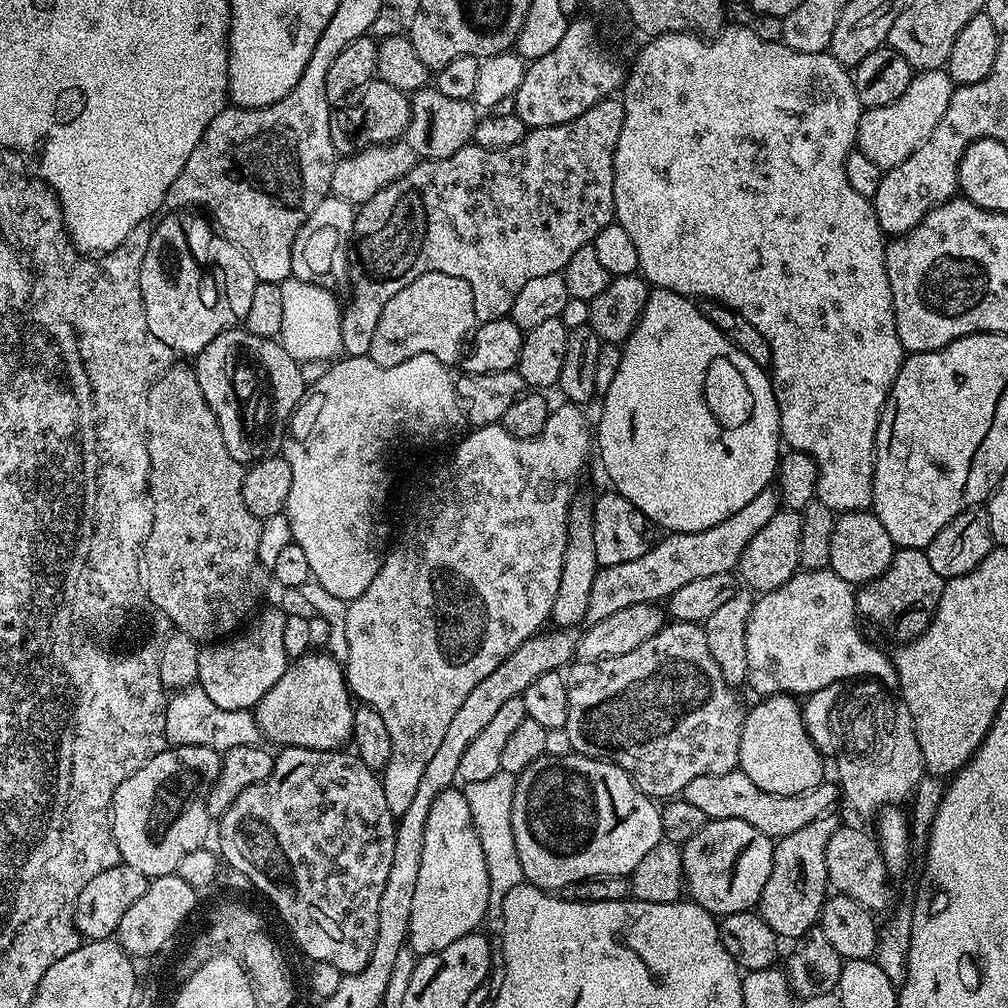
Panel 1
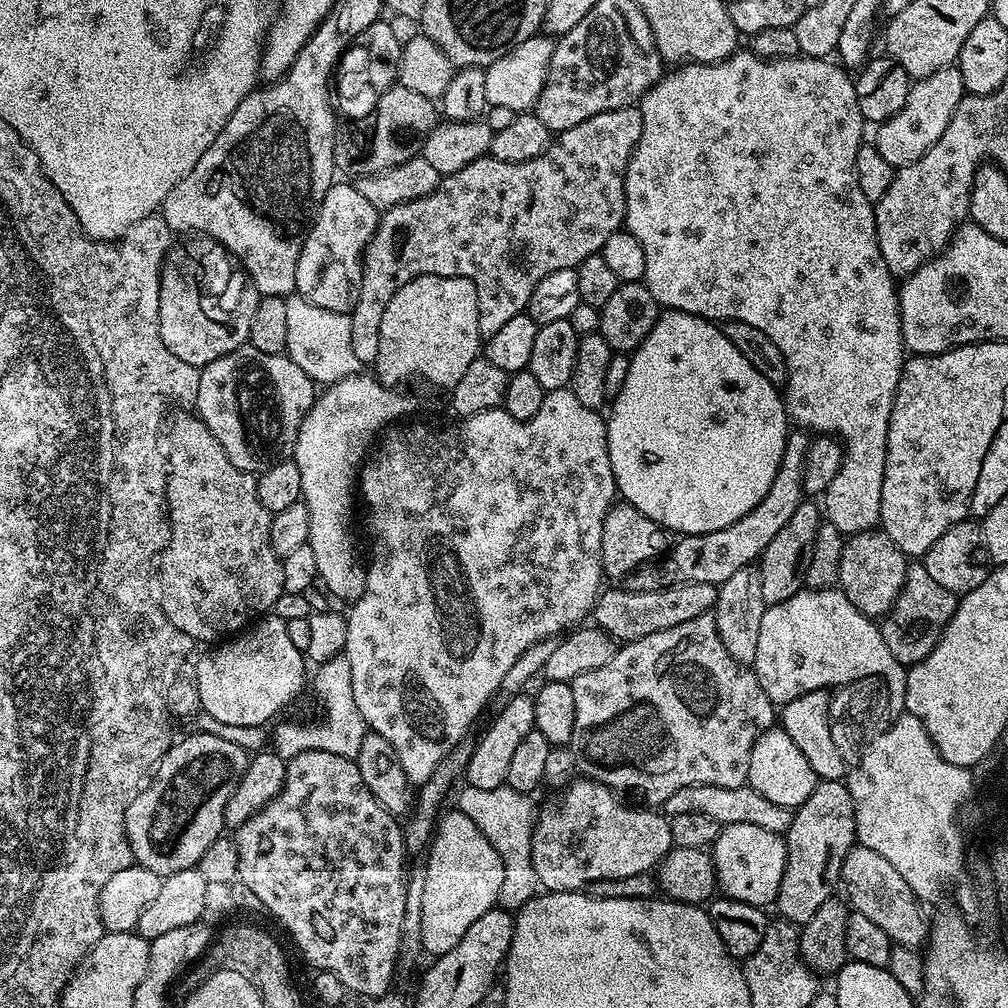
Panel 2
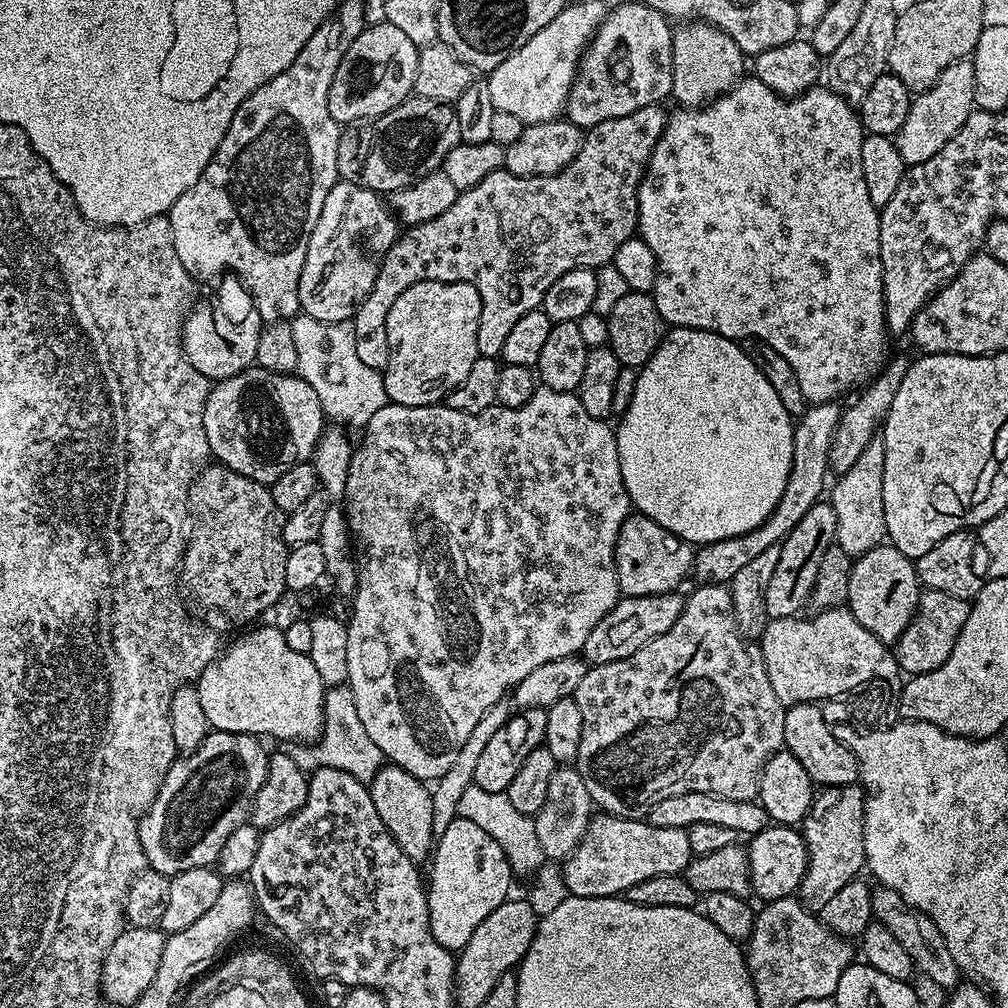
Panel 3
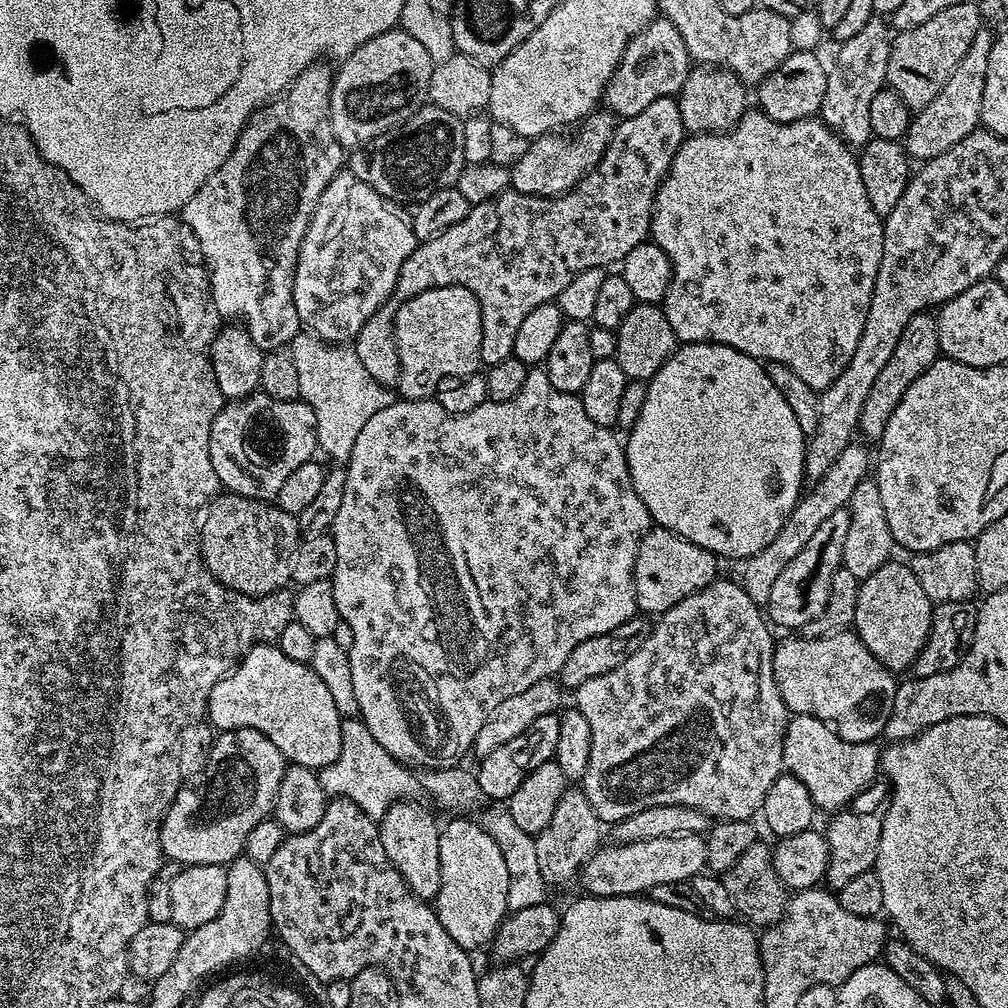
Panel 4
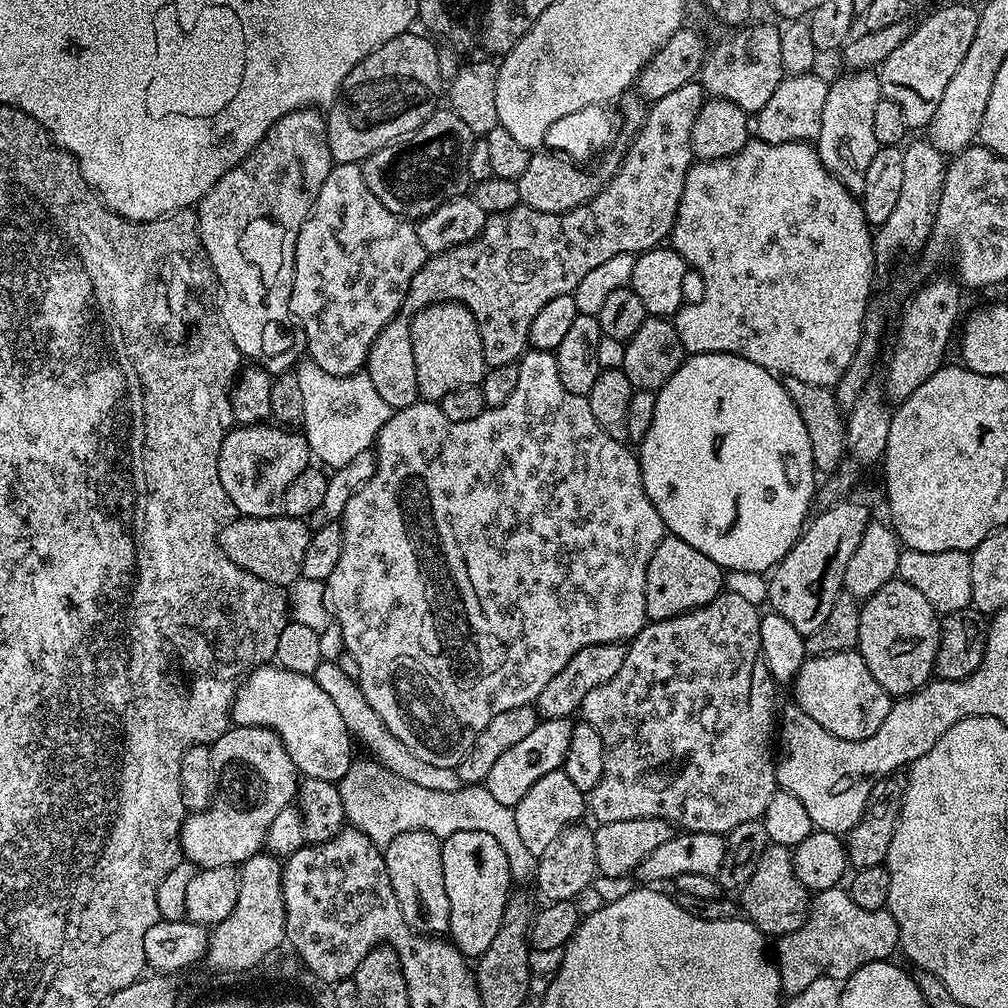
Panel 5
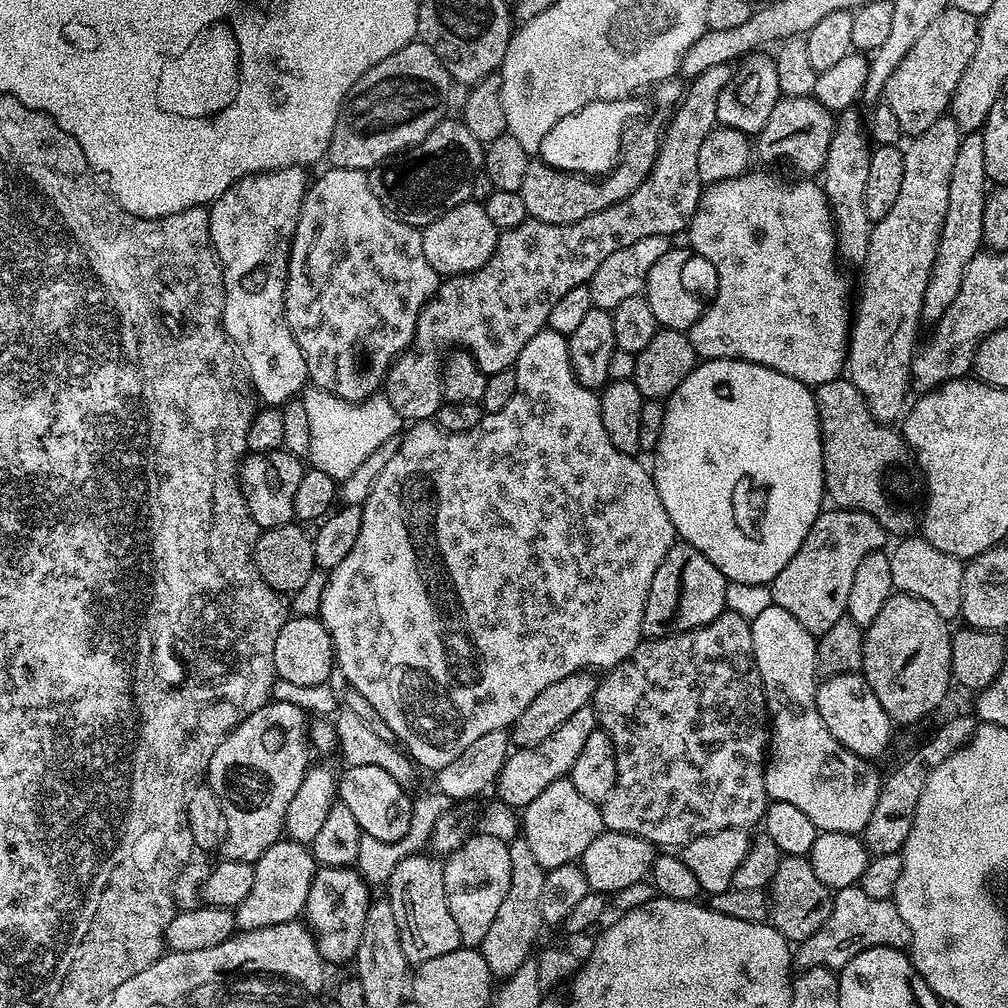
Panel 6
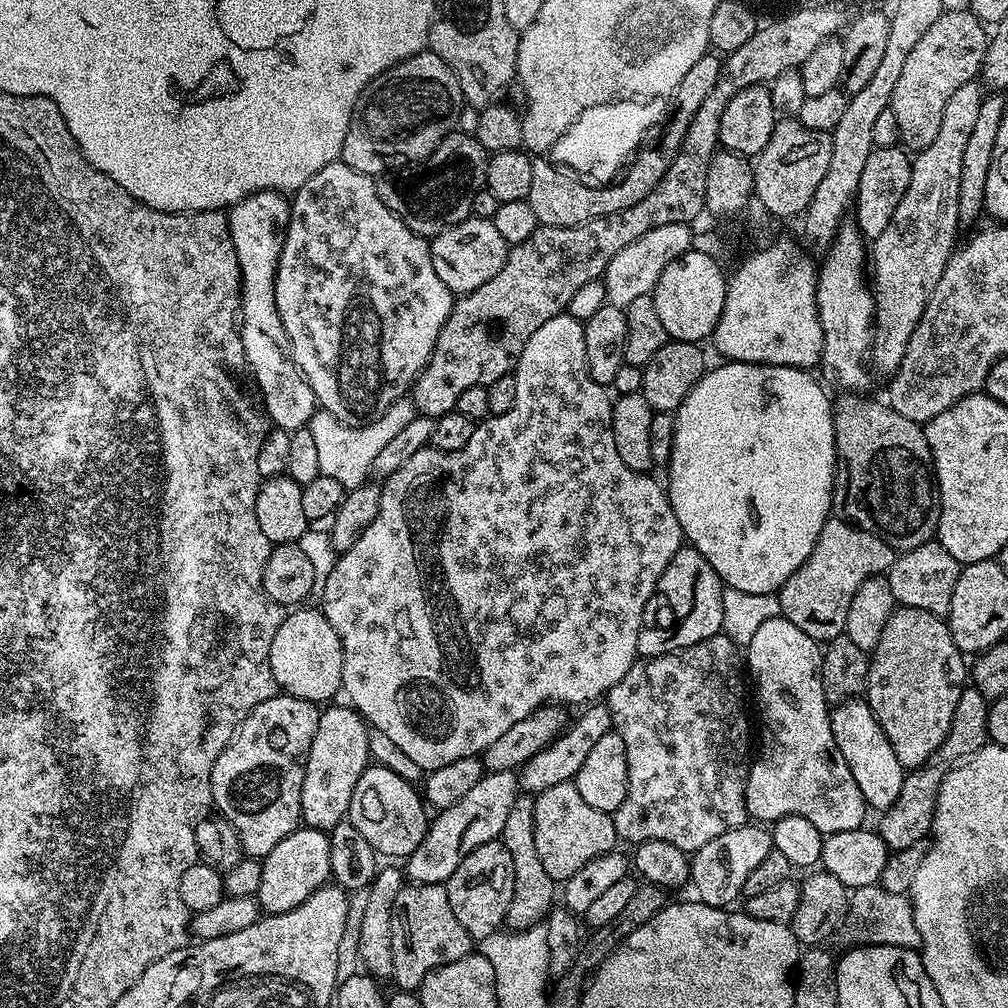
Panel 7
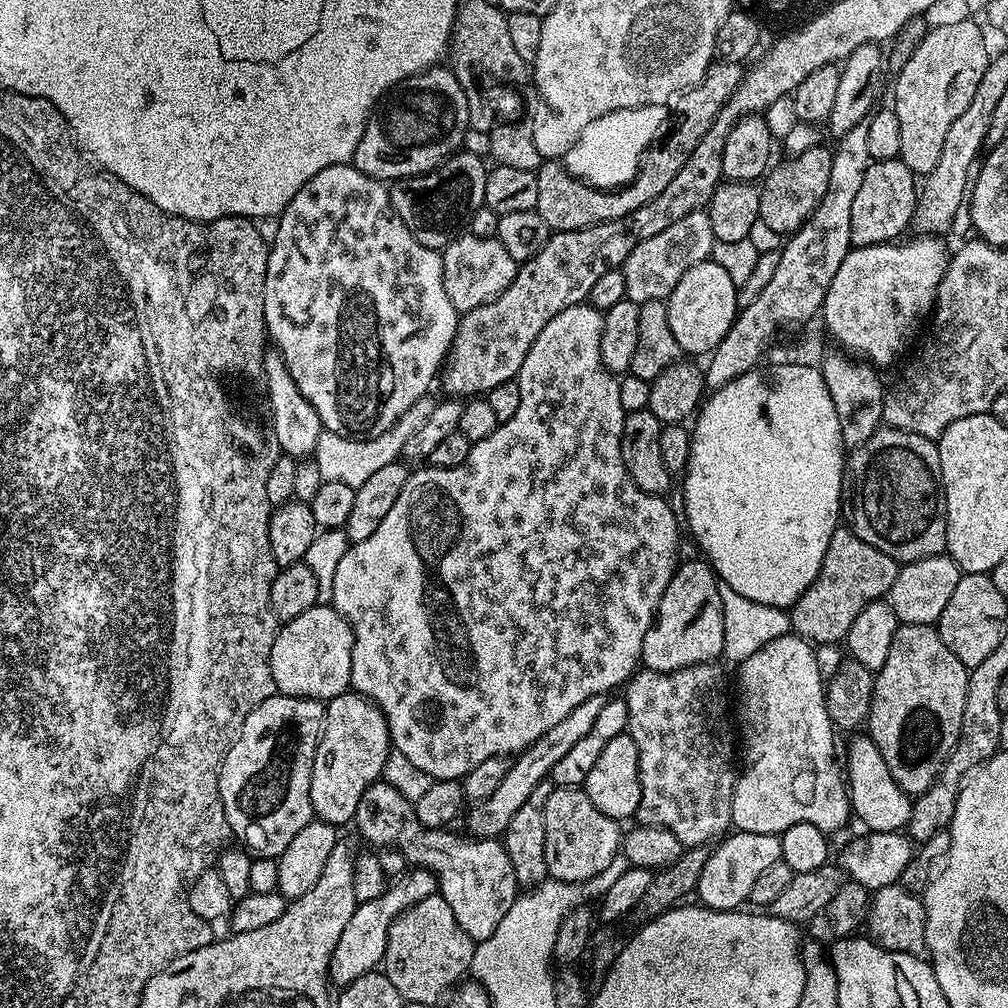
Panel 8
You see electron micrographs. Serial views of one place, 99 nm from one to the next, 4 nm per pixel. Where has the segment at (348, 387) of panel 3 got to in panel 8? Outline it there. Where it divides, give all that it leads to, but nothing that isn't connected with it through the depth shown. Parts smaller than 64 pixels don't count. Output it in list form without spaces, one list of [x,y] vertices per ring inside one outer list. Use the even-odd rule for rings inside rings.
[[[429,394],[418,398],[418,402],[414,402],[414,406],[410,406],[410,410],[406,410],[406,414],[402,414],[402,418],[398,418],[398,422],[390,426],[390,430],[367,440],[356,440],[352,436],[334,434],[327,430],[321,431],[314,461],[318,470],[321,471],[322,480],[346,482],[346,486],[357,488],[362,486],[362,482],[366,482],[366,478],[372,477],[377,470],[382,470],[382,466],[397,463],[401,459],[406,441],[430,419],[430,414],[434,414],[438,403],[437,397],[434,398],[434,396]]]

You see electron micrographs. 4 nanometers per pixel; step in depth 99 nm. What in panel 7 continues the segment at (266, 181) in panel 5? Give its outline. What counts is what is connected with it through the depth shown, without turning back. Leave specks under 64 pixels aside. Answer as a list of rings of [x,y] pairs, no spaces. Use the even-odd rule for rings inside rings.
[[[255,192],[232,205],[228,212],[228,229],[240,267],[242,299],[238,327],[248,370],[269,421],[284,432],[294,433],[307,429],[318,405],[314,390],[310,390],[310,382],[306,382],[299,366],[292,361],[292,347],[274,298],[276,271],[288,229],[289,211],[290,200],[285,193]]]

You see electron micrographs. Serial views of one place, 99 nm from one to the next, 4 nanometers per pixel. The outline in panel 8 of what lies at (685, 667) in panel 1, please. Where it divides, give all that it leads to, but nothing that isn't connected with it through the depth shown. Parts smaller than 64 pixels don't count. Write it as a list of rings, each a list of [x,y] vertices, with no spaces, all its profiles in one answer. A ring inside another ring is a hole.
[[[719,663],[695,664],[689,668],[683,668],[677,672],[650,672],[640,670],[633,675],[623,689],[622,698],[626,702],[628,711],[627,733],[630,738],[634,738],[634,746],[638,746],[638,770],[640,771],[640,781],[642,782],[642,798],[636,811],[635,819],[645,828],[665,828],[678,838],[686,846],[707,845],[707,840],[715,841],[723,837],[732,828],[732,795],[736,785],[738,768],[732,765],[732,759],[737,759],[738,748],[732,745],[734,740],[734,724],[728,721],[728,692],[724,689],[724,672],[719,668]]]

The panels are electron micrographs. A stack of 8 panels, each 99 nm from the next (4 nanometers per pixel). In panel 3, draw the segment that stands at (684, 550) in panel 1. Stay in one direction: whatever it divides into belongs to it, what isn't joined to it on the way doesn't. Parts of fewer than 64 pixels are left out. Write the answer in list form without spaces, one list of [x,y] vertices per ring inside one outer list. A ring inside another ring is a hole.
[[[839,403],[808,404],[804,412],[795,421],[792,433],[794,434],[794,458],[790,466],[790,478],[786,478],[786,490],[778,502],[778,506],[754,530],[742,534],[738,538],[726,538],[722,542],[705,544],[697,547],[694,552],[694,576],[700,584],[727,585],[734,578],[742,566],[747,566],[753,558],[765,550],[777,547],[798,522],[806,515],[810,506],[821,503],[826,485],[830,480],[828,459],[830,458],[830,442],[834,442],[834,430],[840,421],[842,408]],[[829,479],[829,480],[828,480]],[[828,480],[828,481],[827,481]],[[824,483],[825,488],[824,488]]]

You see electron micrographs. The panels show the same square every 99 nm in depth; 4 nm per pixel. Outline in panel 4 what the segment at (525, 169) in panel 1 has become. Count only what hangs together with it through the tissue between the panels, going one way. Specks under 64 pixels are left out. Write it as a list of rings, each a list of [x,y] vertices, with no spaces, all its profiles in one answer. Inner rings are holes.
[[[660,96],[642,114],[623,117],[615,125],[612,141],[606,146],[604,156],[592,171],[587,172],[578,183],[562,196],[531,196],[511,190],[500,193],[495,201],[487,200],[473,204],[462,222],[454,222],[450,230],[434,238],[417,243],[414,254],[402,262],[398,282],[392,296],[370,318],[366,326],[358,330],[354,337],[354,347],[362,366],[370,373],[374,382],[385,386],[400,383],[400,363],[396,345],[396,309],[405,304],[414,294],[422,290],[442,286],[462,286],[478,298],[482,310],[482,350],[481,361],[485,365],[502,362],[502,358],[512,355],[514,337],[522,318],[534,310],[534,306],[555,301],[562,290],[574,277],[587,268],[607,269],[608,264],[619,265],[620,261],[634,250],[634,246],[645,243],[652,230],[652,207],[656,201],[656,191],[668,175],[670,166],[683,146],[686,133],[679,99]]]

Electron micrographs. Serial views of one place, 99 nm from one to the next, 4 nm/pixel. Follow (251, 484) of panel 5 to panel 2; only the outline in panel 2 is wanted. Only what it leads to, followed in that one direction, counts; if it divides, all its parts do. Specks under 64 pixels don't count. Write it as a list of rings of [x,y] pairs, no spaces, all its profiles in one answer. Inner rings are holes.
[[[245,346],[200,369],[194,412],[208,427],[210,434],[214,434],[218,442],[222,442],[222,450],[226,450],[226,458],[230,458],[230,462],[234,462],[238,470],[259,474],[293,455],[296,447],[295,434],[300,429],[300,423],[311,410],[317,395],[317,385],[308,377],[306,370],[298,366],[298,362],[294,362],[286,354],[262,353],[254,347]],[[279,384],[280,404],[272,404],[276,400],[275,388]]]

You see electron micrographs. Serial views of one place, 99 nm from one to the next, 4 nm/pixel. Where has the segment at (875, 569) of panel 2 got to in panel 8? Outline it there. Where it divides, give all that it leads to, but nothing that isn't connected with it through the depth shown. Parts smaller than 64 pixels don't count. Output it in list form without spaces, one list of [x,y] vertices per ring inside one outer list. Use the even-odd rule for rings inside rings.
[[[900,624],[894,634],[894,642],[890,642],[890,654],[886,658],[886,662],[879,668],[875,675],[874,694],[870,702],[870,714],[868,715],[868,723],[866,725],[867,735],[871,736],[874,746],[878,746],[879,753],[886,762],[886,767],[890,770],[890,774],[894,778],[894,782],[898,782],[898,786],[902,786],[902,790],[907,796],[918,797],[926,790],[930,790],[939,780],[942,770],[946,766],[946,762],[952,757],[952,751],[962,734],[962,710],[966,710],[966,690],[968,689],[969,669],[964,667],[962,662],[958,662],[958,658],[952,651],[950,646],[946,646],[946,642],[942,642],[939,627],[930,624]]]

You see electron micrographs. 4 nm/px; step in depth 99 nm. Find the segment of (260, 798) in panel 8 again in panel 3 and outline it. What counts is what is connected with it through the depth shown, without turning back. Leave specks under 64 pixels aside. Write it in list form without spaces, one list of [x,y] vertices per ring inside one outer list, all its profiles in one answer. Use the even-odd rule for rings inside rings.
[[[212,730],[209,731],[207,738],[202,742],[202,746],[198,746],[198,750],[177,755],[175,762],[173,762],[166,774],[166,778],[156,789],[154,802],[140,820],[140,841],[142,842],[142,850],[144,851],[147,867],[151,871],[160,872],[164,876],[171,878],[177,876],[179,872],[194,870],[195,868],[206,868],[215,865],[219,861],[222,854],[222,846],[226,846],[226,838],[230,838],[230,834],[234,834],[234,830],[238,830],[238,826],[242,826],[249,819],[254,798],[258,794],[258,790],[262,790],[262,782],[266,782],[266,770],[268,769],[270,752],[269,749],[264,749],[259,743],[263,744],[255,735]]]

